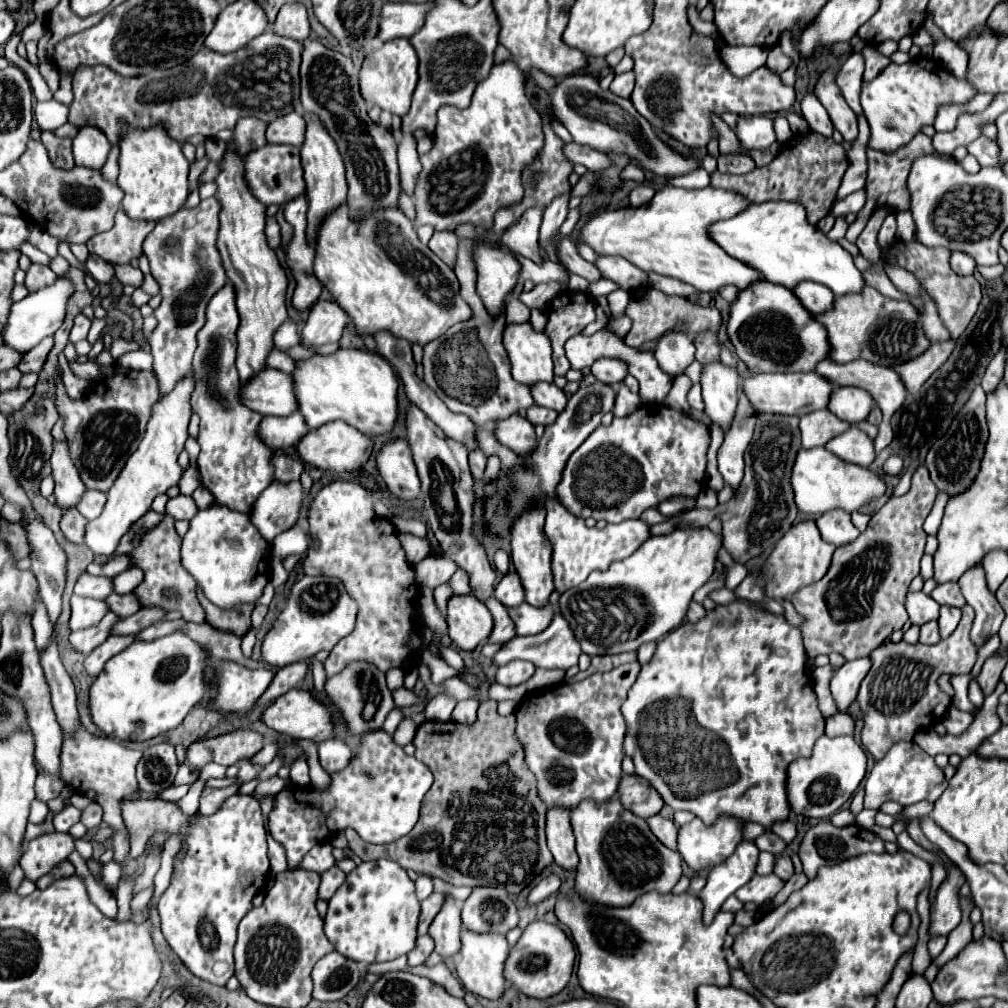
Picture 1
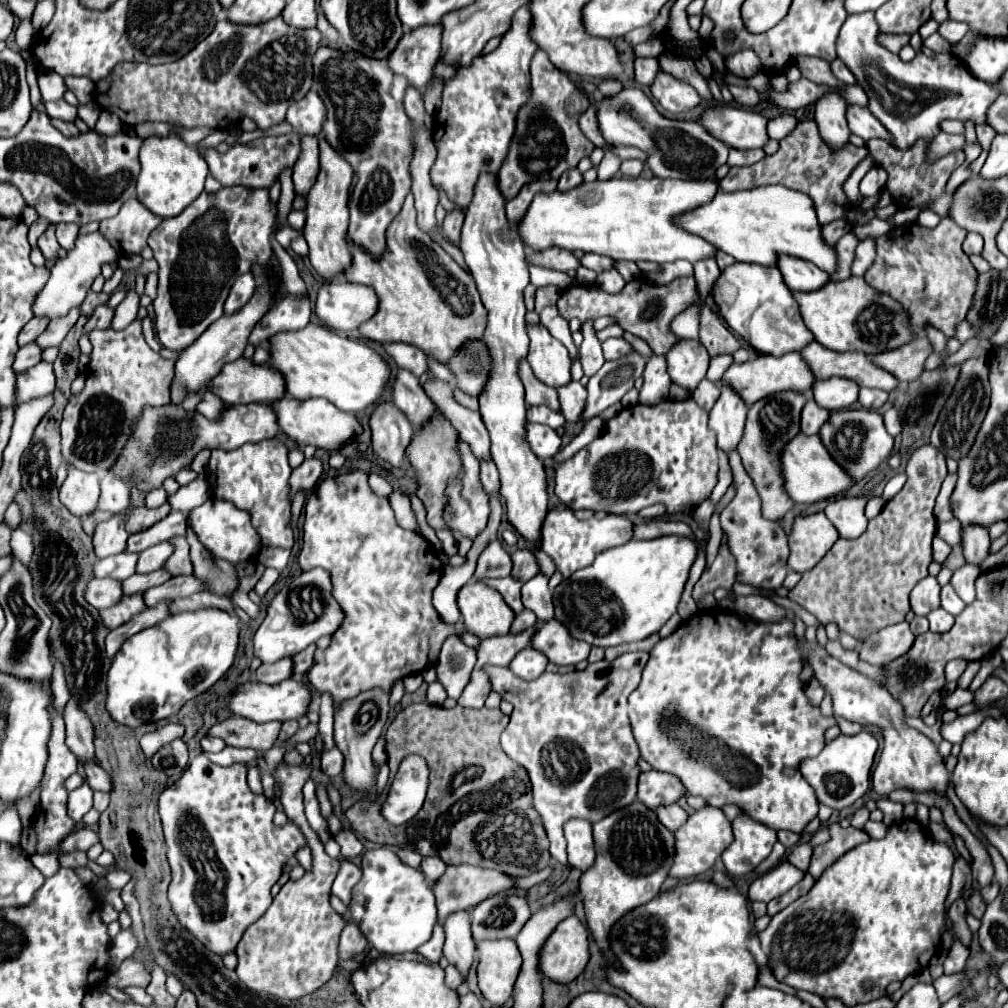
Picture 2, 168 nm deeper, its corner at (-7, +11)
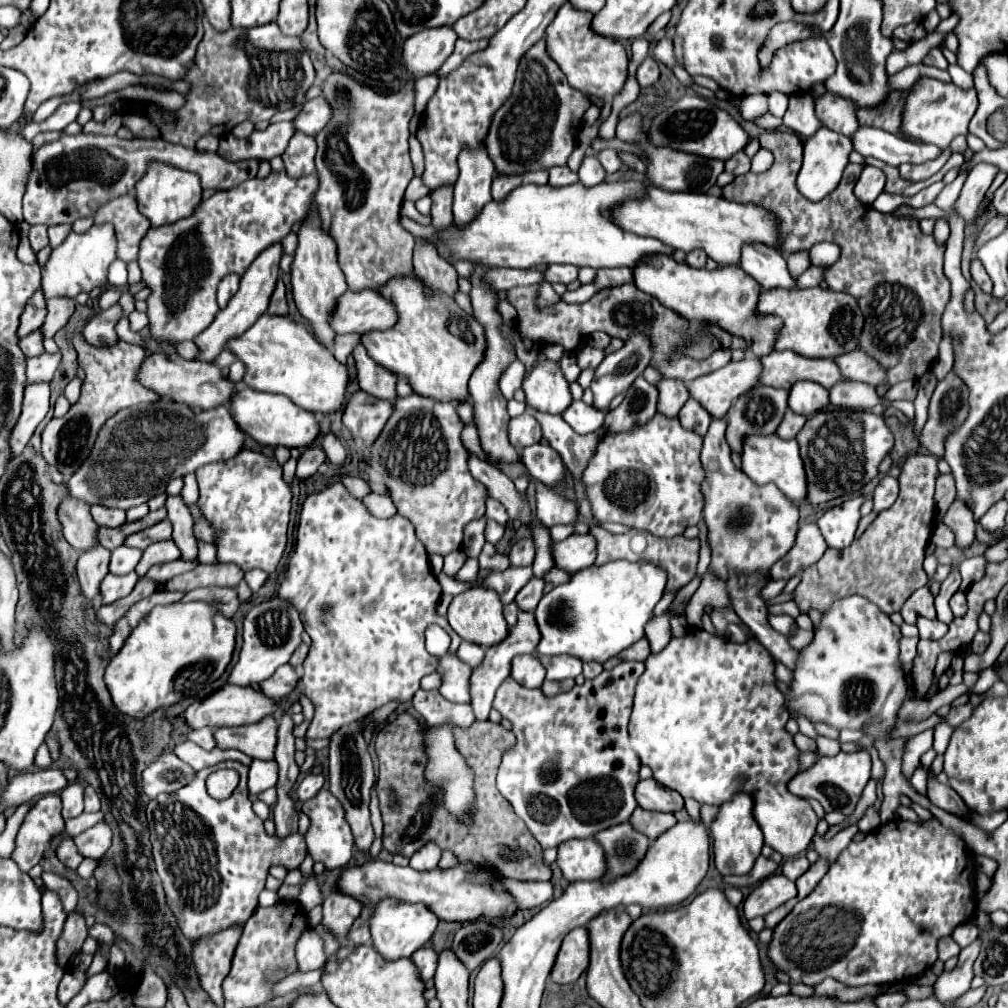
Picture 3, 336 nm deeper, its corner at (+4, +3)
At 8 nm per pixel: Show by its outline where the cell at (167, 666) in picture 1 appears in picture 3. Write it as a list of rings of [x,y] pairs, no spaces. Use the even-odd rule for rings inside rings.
[[[171,603],[171,605],[157,605],[127,637],[121,651],[109,661],[105,669],[105,685],[109,695],[113,697],[113,705],[117,705],[119,713],[129,717],[145,719],[159,707],[169,707],[183,699],[193,697],[205,685],[219,679],[233,655],[235,649],[235,625],[231,619],[217,613],[207,603]]]

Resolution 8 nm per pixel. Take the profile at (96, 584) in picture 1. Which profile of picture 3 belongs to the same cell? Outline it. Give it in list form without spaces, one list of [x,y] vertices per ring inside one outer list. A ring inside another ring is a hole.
[[[117,547],[111,553],[111,563],[109,563],[109,573],[117,573],[117,575],[127,575],[135,569],[135,565],[139,563],[143,551],[139,549],[131,549],[131,547]]]

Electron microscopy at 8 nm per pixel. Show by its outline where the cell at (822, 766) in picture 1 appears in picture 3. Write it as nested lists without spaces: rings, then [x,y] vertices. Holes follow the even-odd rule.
[[[861,749],[861,751],[853,751],[853,753],[841,751],[835,757],[819,755],[817,761],[809,769],[797,773],[787,783],[787,787],[791,793],[795,793],[799,797],[817,799],[825,811],[841,811],[843,815],[851,815],[861,797],[861,791],[869,779],[871,779],[871,757],[865,749]]]

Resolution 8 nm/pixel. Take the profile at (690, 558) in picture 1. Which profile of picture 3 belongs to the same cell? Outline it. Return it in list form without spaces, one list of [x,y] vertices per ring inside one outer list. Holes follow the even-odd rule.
[[[609,561],[605,565],[593,565],[581,573],[575,573],[567,583],[557,585],[547,595],[543,595],[535,609],[535,619],[541,631],[541,643],[537,651],[543,655],[567,653],[579,657],[581,661],[605,663],[609,657],[615,657],[645,637],[643,627],[653,617],[653,609],[665,593],[665,585],[667,573],[651,561]]]

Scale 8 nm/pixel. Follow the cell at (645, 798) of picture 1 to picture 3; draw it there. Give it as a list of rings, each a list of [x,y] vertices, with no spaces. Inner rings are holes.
[[[655,779],[639,781],[635,787],[635,799],[639,807],[649,809],[649,811],[675,813],[683,809],[683,797],[677,791],[667,789],[665,785],[661,785]]]

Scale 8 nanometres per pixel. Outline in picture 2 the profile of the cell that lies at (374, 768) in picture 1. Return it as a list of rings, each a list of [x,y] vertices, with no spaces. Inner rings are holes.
[[[408,755],[396,779],[390,785],[388,799],[382,805],[382,815],[392,825],[402,825],[410,821],[422,807],[428,789],[428,767],[424,765],[422,757]]]

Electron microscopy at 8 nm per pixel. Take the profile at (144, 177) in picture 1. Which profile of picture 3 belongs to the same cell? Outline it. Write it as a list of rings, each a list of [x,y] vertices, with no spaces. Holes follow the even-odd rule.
[[[159,161],[149,163],[145,177],[141,177],[141,181],[137,181],[135,189],[137,189],[137,205],[141,209],[141,215],[145,215],[153,227],[169,225],[183,217],[189,217],[193,213],[193,209],[199,205],[201,191],[203,191],[201,181],[195,173],[181,171],[173,165],[165,165]]]

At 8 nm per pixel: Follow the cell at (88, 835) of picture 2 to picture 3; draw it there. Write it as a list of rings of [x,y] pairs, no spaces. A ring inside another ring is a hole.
[[[101,821],[99,825],[77,835],[73,841],[75,841],[75,845],[83,857],[101,859],[105,855],[105,851],[111,847],[111,835],[113,835],[111,829]]]

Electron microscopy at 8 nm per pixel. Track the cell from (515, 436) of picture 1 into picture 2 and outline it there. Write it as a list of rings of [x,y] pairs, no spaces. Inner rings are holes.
[[[528,423],[526,439],[538,459],[552,459],[560,451],[560,445],[562,445],[562,439],[558,437],[554,429],[548,429],[536,423]]]

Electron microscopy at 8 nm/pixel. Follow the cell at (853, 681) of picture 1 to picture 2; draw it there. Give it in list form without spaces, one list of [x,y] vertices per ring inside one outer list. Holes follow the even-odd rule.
[[[906,621],[884,627],[862,645],[860,659],[866,663],[872,663],[872,665],[886,665],[886,663],[906,655],[912,647],[914,639],[916,637],[910,631]]]

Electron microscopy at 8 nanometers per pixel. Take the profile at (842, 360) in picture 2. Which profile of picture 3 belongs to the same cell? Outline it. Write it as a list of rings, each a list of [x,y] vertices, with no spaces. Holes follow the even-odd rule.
[[[773,351],[761,357],[761,383],[777,389],[791,389],[797,381],[815,381],[827,389],[845,381],[835,359],[801,357],[793,351]]]

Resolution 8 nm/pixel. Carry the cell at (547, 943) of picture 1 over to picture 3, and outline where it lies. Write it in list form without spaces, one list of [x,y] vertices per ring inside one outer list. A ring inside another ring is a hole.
[[[585,927],[569,931],[561,943],[555,965],[551,969],[553,983],[573,983],[589,965],[589,933]]]

